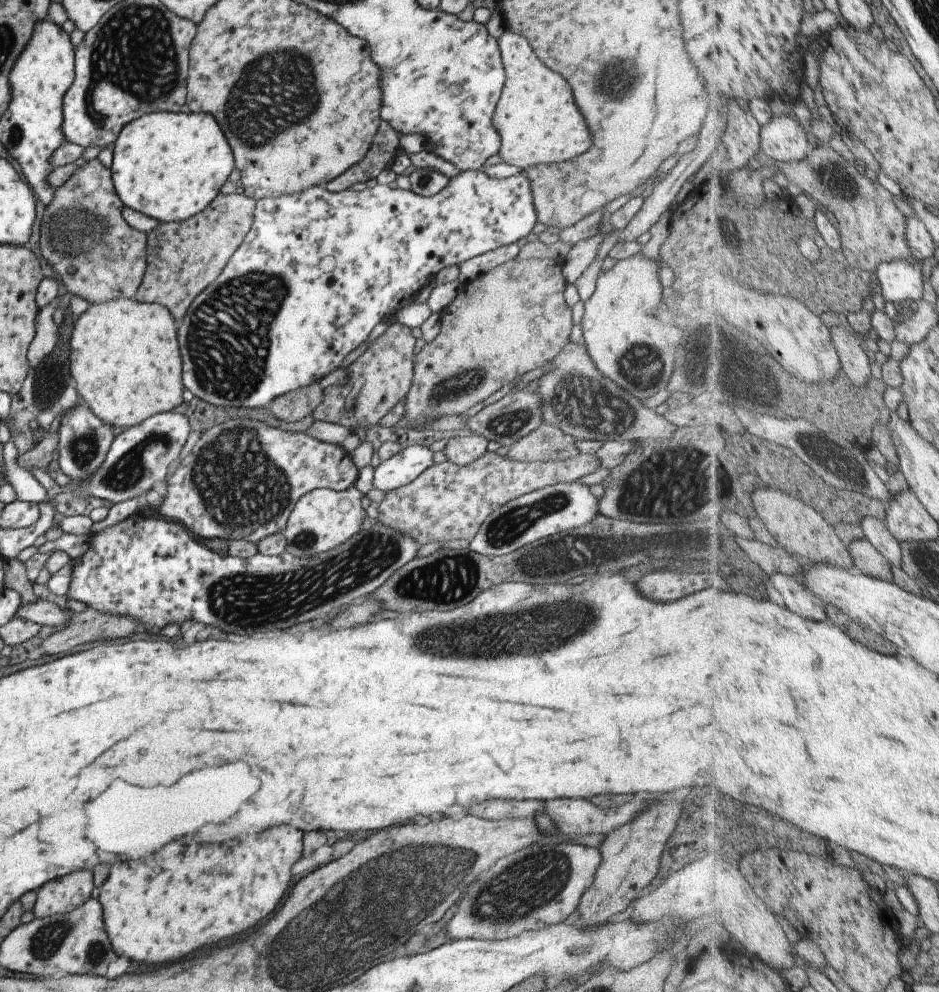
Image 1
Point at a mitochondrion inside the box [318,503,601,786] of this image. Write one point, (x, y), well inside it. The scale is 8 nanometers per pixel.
(447, 580)

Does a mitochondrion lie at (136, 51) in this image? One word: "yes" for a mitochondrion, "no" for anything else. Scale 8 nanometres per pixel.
yes

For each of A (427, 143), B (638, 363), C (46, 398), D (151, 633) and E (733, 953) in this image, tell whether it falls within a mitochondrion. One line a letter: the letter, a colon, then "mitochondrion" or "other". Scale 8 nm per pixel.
A: other
B: mitochondrion
C: mitochondrion
D: other
E: other

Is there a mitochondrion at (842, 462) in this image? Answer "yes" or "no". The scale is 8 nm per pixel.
yes

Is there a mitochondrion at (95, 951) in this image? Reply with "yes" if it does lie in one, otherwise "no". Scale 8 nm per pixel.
yes

